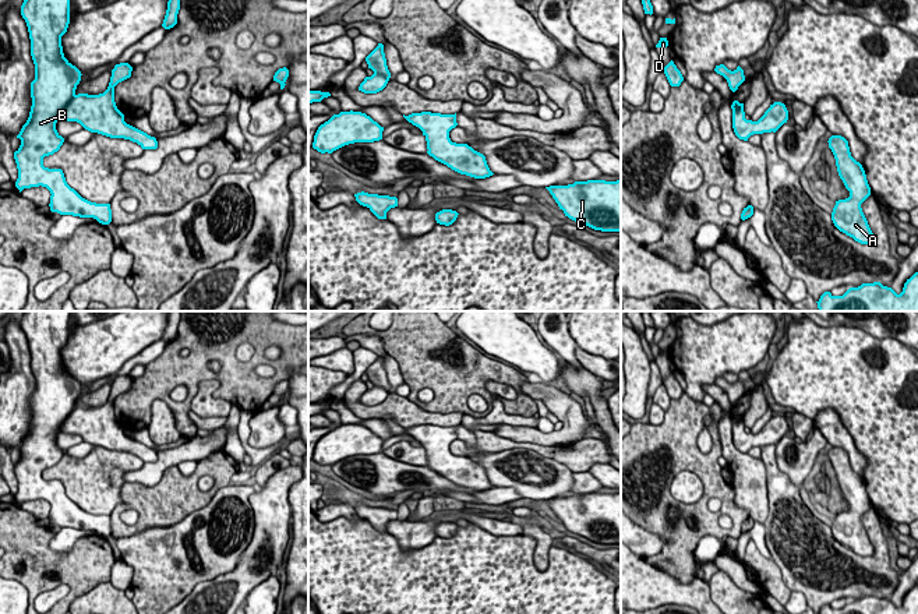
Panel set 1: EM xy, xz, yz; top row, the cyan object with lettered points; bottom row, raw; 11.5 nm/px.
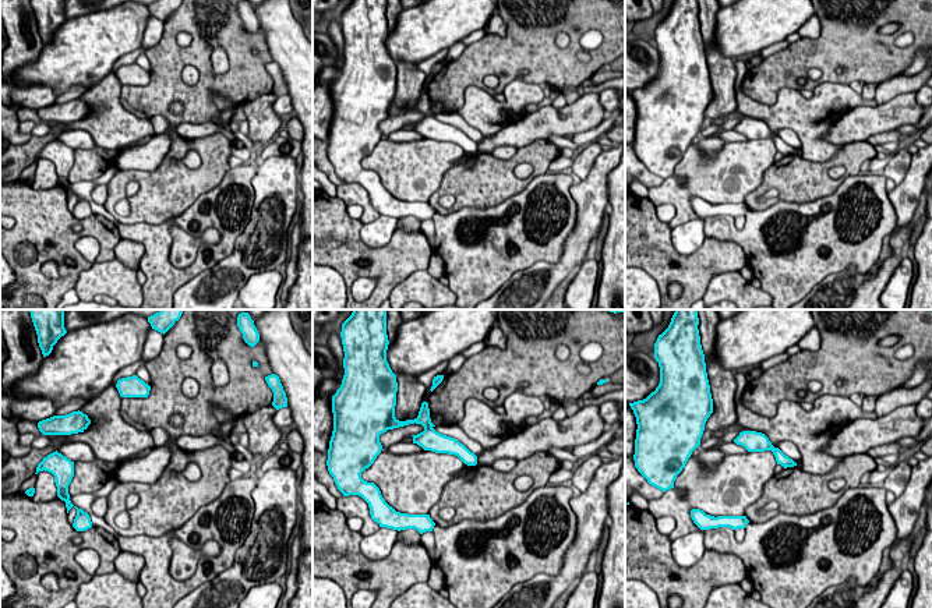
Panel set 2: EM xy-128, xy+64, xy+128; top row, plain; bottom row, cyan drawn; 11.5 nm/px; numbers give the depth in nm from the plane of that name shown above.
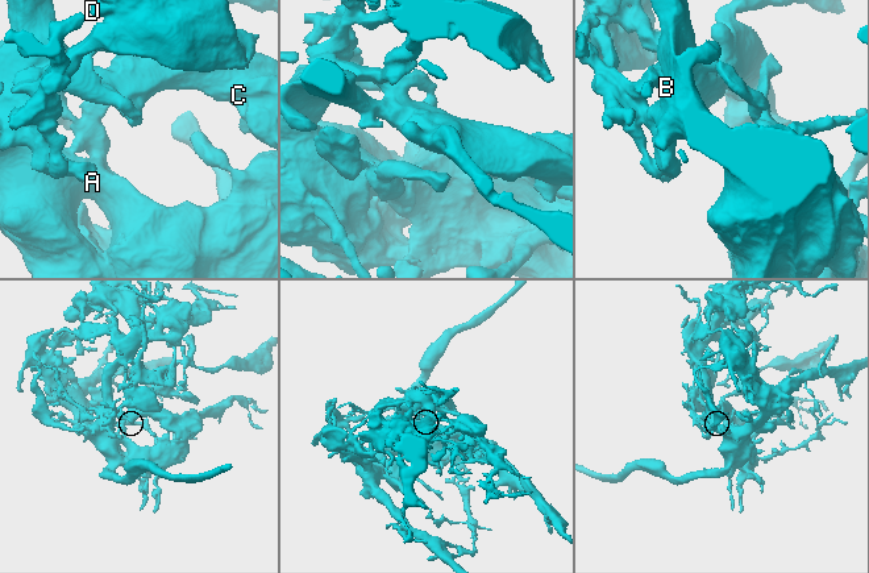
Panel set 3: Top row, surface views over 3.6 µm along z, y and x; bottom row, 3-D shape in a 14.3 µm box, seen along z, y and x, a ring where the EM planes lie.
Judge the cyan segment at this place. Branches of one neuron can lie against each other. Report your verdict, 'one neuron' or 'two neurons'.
two neurons

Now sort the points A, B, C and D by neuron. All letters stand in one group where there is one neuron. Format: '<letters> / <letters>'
A B C / D

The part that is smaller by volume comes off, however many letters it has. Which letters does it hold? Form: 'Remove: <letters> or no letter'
Remove: D

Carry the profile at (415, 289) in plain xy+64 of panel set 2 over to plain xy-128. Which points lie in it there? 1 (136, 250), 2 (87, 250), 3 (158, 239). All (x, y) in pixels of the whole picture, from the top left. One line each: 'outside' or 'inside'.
1: outside
2: inside
3: inside

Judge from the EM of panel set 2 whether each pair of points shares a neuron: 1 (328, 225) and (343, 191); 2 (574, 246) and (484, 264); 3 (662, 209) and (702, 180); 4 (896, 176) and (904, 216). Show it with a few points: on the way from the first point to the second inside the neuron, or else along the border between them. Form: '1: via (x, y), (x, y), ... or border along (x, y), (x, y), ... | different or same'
1: border along (336, 195), (346, 204) | different
2: border along (575, 218), (561, 257), (533, 264) | different
3: border along (656, 202), (670, 202), (674, 207), (675, 215) | different
4: border along (913, 155), (904, 177), (896, 186) | different

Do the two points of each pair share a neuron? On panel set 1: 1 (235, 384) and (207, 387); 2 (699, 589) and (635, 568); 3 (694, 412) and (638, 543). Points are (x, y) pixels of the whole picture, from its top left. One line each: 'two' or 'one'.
1: two
2: one
3: two

